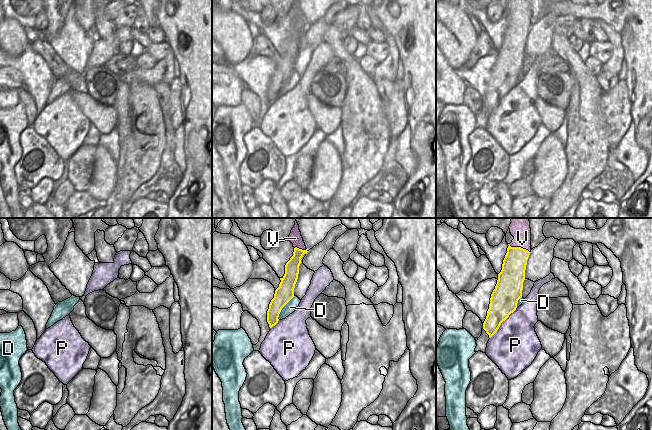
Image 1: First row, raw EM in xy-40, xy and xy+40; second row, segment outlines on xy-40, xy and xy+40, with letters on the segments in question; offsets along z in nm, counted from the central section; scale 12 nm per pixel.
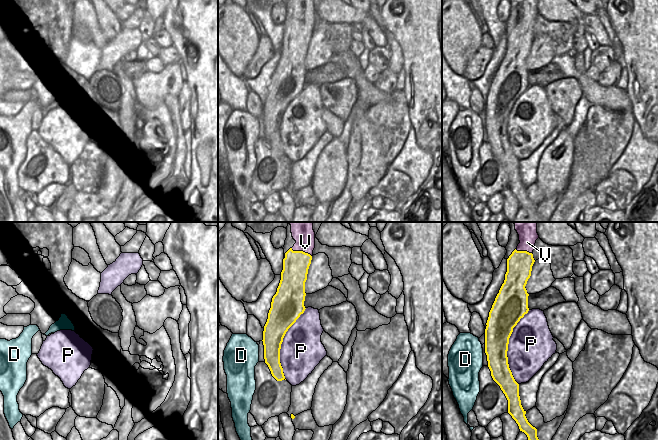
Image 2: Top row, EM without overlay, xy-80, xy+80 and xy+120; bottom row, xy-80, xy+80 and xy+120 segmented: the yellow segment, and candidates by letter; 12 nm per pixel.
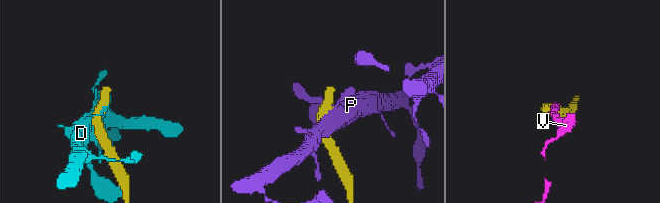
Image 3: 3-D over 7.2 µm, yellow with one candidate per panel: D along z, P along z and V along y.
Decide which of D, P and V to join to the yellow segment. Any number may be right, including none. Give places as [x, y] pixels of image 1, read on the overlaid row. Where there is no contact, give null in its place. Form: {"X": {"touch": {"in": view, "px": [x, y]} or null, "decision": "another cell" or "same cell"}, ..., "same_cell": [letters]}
{"D": {"touch": {"in": "xy", "px": [282, 307]}, "decision": "another cell"}, "P": {"touch": {"in": "xy+40", "px": [501, 322]}, "decision": "another cell"}, "V": {"touch": {"in": "xy+40", "px": [519, 247]}, "decision": "same cell"}, "same_cell": ["V"]}

